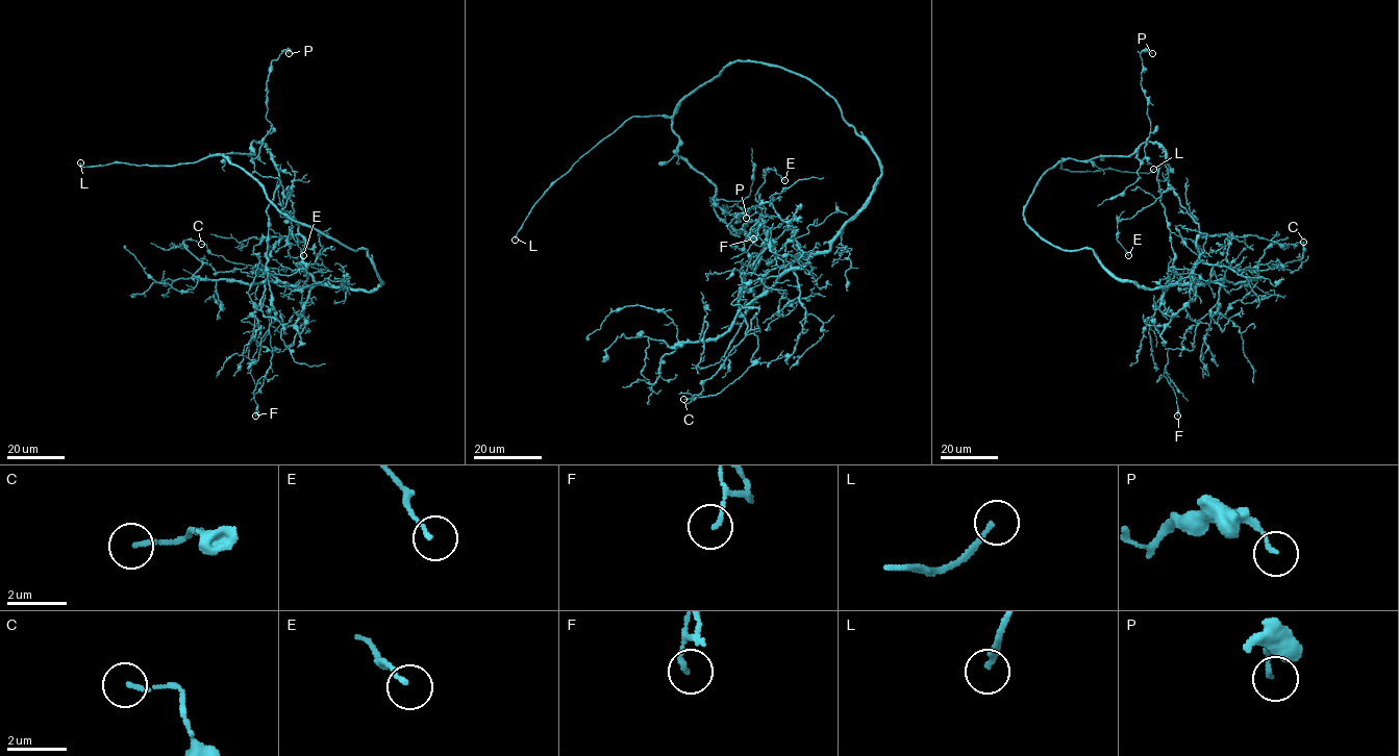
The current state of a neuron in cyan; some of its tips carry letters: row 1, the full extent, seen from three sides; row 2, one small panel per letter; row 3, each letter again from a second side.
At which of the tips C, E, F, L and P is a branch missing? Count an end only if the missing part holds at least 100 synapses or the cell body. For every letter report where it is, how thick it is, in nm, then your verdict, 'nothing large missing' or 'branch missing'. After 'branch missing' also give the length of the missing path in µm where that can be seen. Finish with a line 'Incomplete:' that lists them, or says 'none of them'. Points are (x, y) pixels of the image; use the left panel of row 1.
C: place (201, 244); calibre 120 nm; nothing large missing
E: place (303, 255); calibre 120 nm; nothing large missing
F: place (255, 416); calibre 140 nm; nothing large missing
L: place (80, 162); calibre 180 nm; branch missing; missing 130 µm
P: place (289, 53); calibre 120 nm; nothing large missing
Incomplete: L

